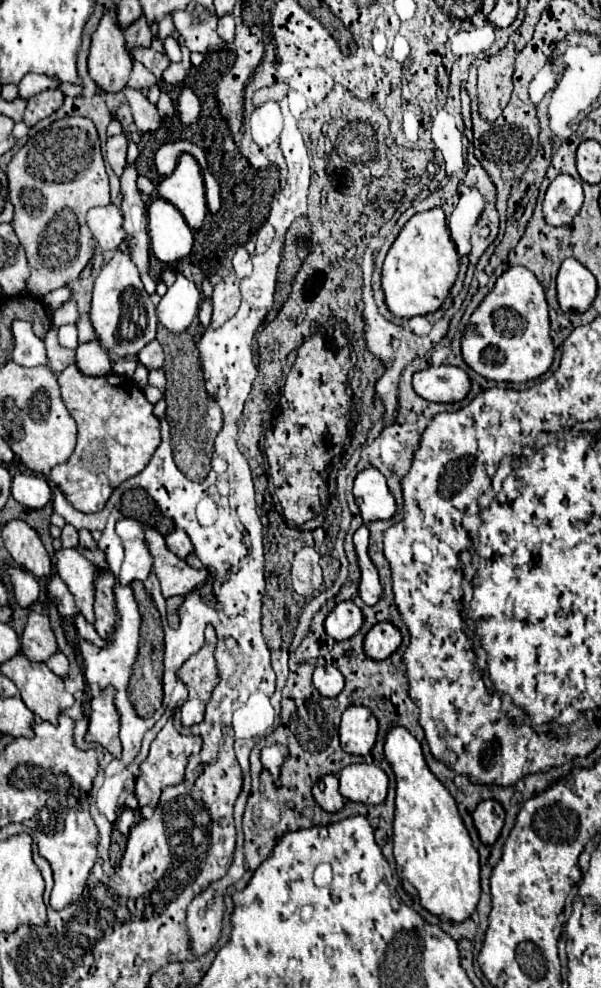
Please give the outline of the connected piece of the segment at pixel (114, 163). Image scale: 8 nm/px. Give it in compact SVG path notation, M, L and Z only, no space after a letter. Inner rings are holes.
M124 134L114 136L114 138L108 138L106 158L108 158L108 164L112 166L112 170L114 170L116 176L122 176L122 172L124 172L124 164L126 164L126 146L128 146L128 140L126 140Z

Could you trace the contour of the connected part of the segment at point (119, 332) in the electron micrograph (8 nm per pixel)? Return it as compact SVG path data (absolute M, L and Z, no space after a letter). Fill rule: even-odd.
M122 246L116 256L102 268L96 278L90 310L96 336L108 350L120 358L136 356L156 336L156 306L150 302L148 292L140 280L140 272L132 262L132 248Z

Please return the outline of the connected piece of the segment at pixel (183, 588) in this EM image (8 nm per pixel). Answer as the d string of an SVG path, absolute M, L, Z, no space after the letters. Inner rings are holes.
M146 528L146 538L148 538L148 548L152 550L152 556L154 556L154 572L160 580L164 598L170 598L176 594L186 596L208 578L206 568L194 570L186 564L186 560L170 552L166 546L166 540L154 528Z

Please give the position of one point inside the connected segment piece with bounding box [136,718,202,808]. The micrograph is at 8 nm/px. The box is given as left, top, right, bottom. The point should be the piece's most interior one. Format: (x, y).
(165, 765)

